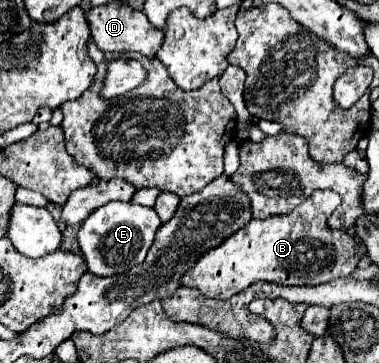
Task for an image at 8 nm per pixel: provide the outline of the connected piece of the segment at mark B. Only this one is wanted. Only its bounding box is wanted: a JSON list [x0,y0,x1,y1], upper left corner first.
[181,190,363,300]

